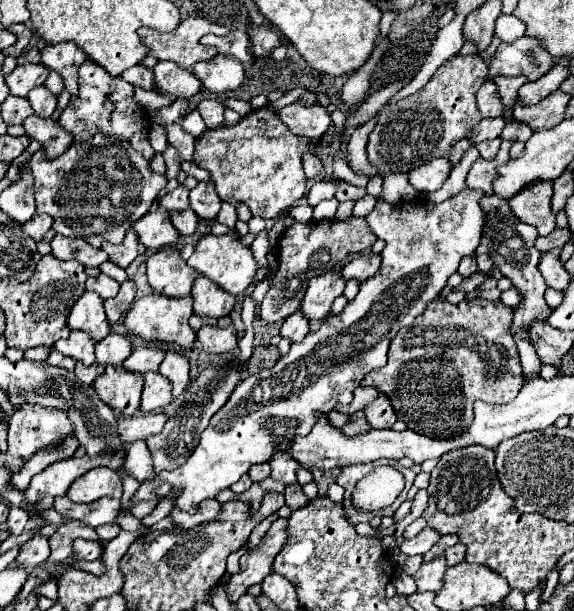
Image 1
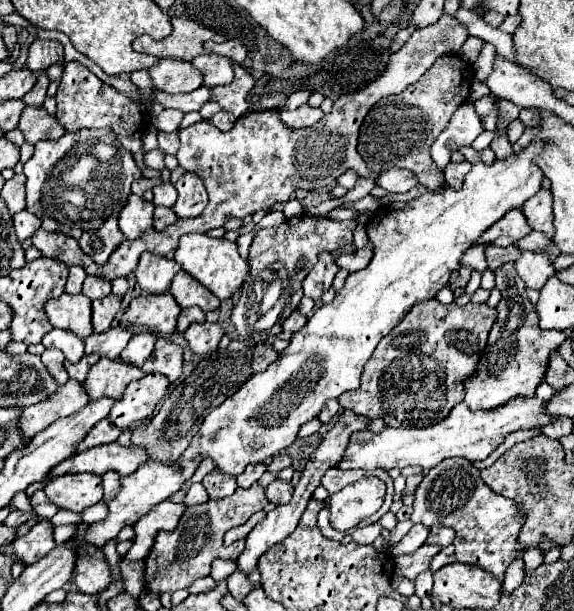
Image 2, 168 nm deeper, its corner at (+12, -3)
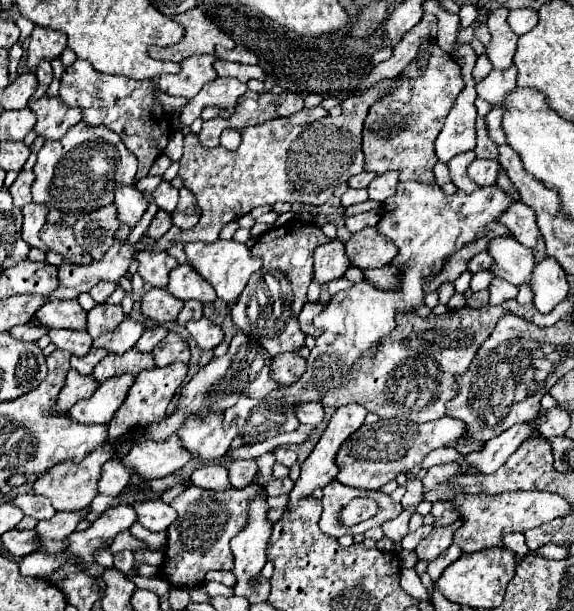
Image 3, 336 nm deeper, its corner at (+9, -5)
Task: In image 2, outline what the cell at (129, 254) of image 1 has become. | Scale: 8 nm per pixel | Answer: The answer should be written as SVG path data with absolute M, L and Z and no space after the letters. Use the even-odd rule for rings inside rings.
M108 216L104 224L96 232L82 232L78 238L80 248L94 258L96 264L106 264L108 256L116 250L116 246L124 240L120 228L118 228L118 216Z

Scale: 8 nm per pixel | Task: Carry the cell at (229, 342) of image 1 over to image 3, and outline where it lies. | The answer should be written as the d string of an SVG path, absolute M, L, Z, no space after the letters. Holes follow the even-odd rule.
M201 318L201 320L191 320L185 324L187 332L193 336L193 340L197 342L197 346L201 350L211 350L215 348L221 340L223 340L223 330L221 326L213 324L209 318Z

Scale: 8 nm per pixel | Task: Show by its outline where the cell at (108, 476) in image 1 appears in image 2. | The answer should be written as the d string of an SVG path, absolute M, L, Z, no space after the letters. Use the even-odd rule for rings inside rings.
M64 474L46 482L46 496L64 510L82 512L102 500L102 478L96 474Z

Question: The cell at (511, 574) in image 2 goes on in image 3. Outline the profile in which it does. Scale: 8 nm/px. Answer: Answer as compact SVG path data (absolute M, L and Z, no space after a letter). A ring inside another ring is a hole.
M507 534L505 546L507 546L507 550L515 552L517 562L521 562L523 556L529 554L529 548L527 548L527 544L525 544L525 534Z

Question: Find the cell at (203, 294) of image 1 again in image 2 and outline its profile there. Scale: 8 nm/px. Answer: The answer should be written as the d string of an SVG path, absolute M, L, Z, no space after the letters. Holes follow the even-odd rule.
M180 270L170 286L170 294L176 298L180 308L190 308L190 306L200 306L204 312L216 310L220 306L220 300L208 292L198 280L194 280L188 272Z

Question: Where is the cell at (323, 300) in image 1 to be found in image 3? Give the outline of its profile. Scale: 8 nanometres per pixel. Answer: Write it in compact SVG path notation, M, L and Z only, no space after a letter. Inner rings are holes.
M335 238L329 244L317 246L313 252L313 282L317 282L319 286L325 286L337 278L343 276L343 272L351 266L347 254L345 254L345 246Z

